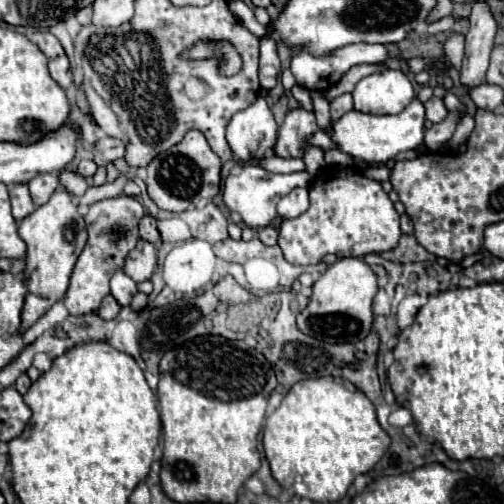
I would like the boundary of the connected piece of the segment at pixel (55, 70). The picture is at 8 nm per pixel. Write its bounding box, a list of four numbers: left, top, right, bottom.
[49,55,73,89]

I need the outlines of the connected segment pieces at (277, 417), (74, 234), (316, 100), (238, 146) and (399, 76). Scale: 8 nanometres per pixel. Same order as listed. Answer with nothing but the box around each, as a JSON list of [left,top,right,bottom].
[[263,376,389,503],[19,189,87,331],[311,91,331,131],[227,97,277,161],[353,67,415,115]]

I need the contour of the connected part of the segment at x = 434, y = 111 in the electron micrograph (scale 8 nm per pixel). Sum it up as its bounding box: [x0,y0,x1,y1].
[425,97,447,123]

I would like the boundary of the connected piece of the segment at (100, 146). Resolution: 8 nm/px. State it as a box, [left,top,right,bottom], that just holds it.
[93,137,125,165]

